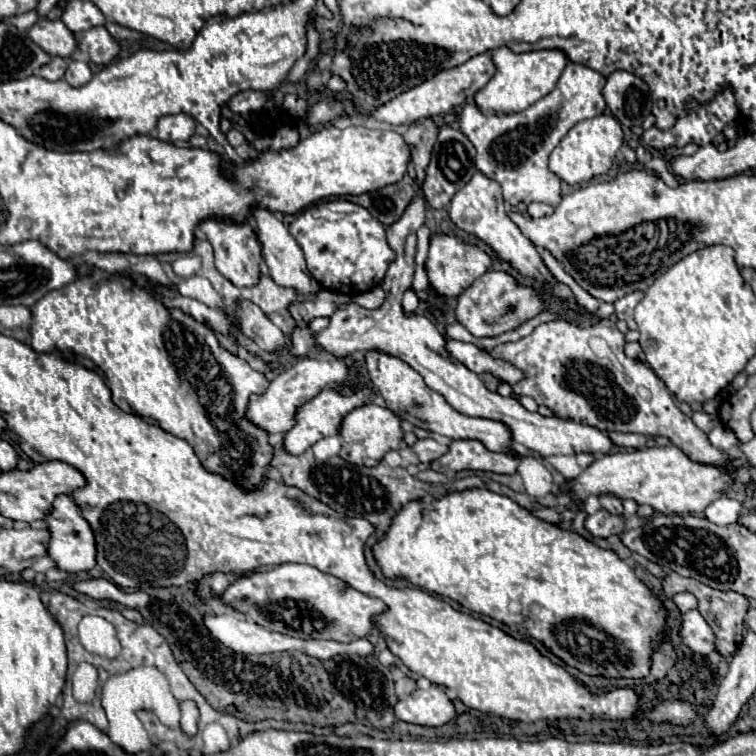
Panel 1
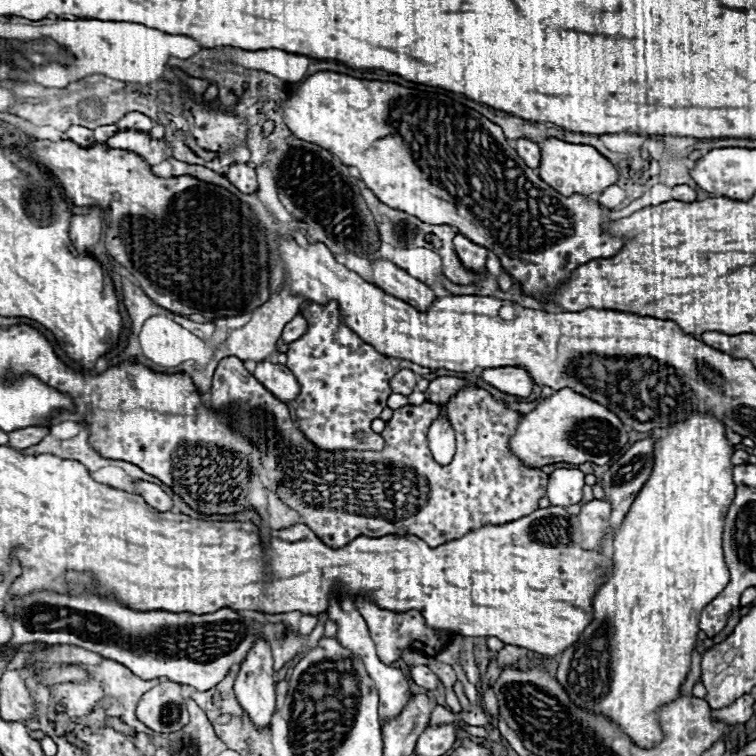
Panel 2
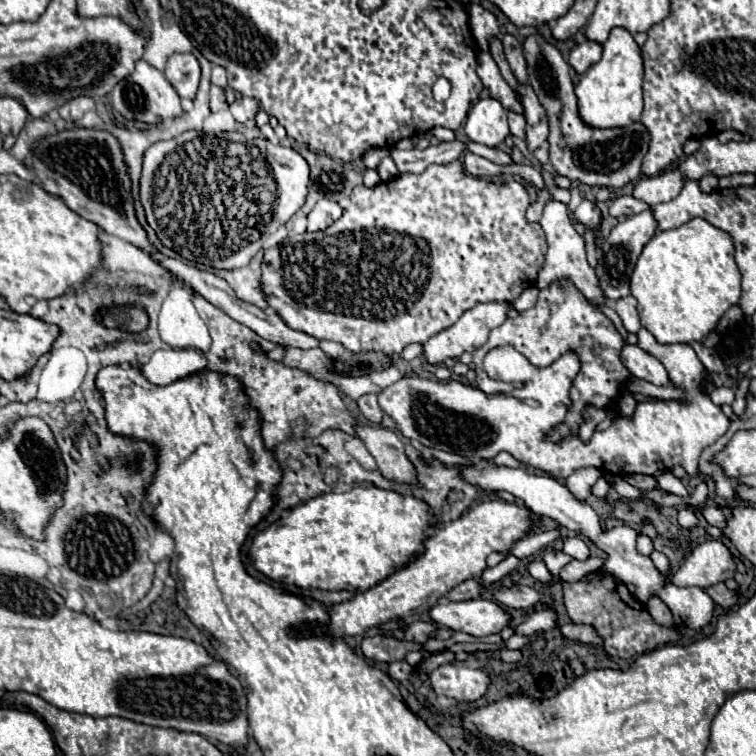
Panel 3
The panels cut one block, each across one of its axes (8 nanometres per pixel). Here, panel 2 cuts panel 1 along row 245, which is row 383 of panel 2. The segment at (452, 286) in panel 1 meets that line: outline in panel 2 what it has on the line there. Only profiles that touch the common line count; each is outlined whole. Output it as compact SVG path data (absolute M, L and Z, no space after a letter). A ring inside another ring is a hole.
M442 376L430 382L428 390L426 390L426 400L434 402L434 404L446 404L450 400L450 396L454 396L458 390L472 386L470 382L462 380L462 378L454 378L454 376Z

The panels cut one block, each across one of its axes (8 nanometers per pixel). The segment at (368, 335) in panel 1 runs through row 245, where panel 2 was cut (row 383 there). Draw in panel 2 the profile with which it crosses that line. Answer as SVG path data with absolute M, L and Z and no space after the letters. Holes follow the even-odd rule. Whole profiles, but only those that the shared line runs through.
M398 370L396 376L390 380L390 388L396 394L410 396L416 390L416 382L418 382L418 376L412 370Z

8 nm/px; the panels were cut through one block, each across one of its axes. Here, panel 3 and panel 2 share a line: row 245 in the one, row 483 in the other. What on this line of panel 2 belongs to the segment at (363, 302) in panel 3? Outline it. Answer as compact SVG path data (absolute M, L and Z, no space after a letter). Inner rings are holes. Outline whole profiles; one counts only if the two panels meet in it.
M224 358L218 362L212 378L212 408L224 410L228 404L238 404L236 428L252 438L258 448L268 454L264 456L266 476L276 480L278 496L294 510L300 512L304 524L312 528L312 532L324 540L330 548L342 548L350 544L358 536L382 538L386 534L414 534L422 538L428 546L440 546L454 538L462 538L468 532L474 532L482 526L506 524L518 520L538 508L538 500L546 496L548 474L540 468L526 466L520 458L516 458L508 446L516 426L522 420L522 414L508 408L504 402L496 400L492 394L480 388L462 388L458 390L448 404L432 404L424 402L422 406L404 406L394 410L394 416L386 422L382 438L386 440L382 452L324 452L314 448L314 444L306 442L304 434L290 420L288 408L274 394L270 394L242 364L240 358ZM446 416L456 432L456 454L448 466L438 464L428 448L428 428L438 418Z

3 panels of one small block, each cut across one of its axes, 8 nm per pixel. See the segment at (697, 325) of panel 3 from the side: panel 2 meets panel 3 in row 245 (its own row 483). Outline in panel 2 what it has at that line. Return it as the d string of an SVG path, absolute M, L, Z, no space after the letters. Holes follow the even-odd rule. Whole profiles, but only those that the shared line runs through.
M690 414L690 418L686 418L686 422L678 422L674 426L670 426L666 430L666 434L662 438L658 438L656 446L654 446L654 470L652 476L648 478L648 482L644 484L644 488L640 490L638 498L634 500L630 512L626 514L620 530L614 534L614 544L612 544L612 572L608 576L608 582L604 582L596 596L594 596L594 620L592 624L582 632L582 638L578 638L578 642L574 642L574 646L566 648L560 656L560 666L556 672L556 680L558 684L564 688L564 692L568 694L568 698L584 708L590 710L596 716L606 716L610 722L614 722L622 734L626 734L636 746L640 748L654 748L662 742L664 734L658 722L658 710L660 706L666 706L670 702L674 702L680 696L680 686L690 670L690 658L692 658L692 650L696 646L696 634L700 632L698 624L700 624L700 612L704 610L704 606L708 606L730 582L730 572L728 566L724 562L722 556L722 535L724 528L724 518L726 518L726 510L730 506L730 502L734 500L734 482L732 482L732 468L734 464L730 462L732 456L732 444L726 440L724 436L726 426L722 426L722 422L718 422L716 418L710 418L710 414Z

